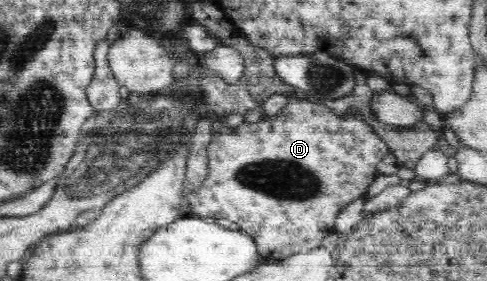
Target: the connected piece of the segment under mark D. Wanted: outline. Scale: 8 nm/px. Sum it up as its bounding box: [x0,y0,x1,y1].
[186,93,388,263]

